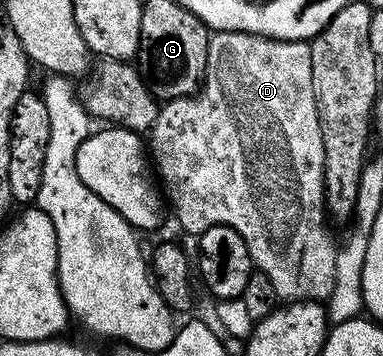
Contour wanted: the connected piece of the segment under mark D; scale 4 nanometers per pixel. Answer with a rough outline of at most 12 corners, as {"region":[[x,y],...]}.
{"region":[[213,31],[152,166],[191,236],[236,228],[279,299],[339,247],[309,41]]}

